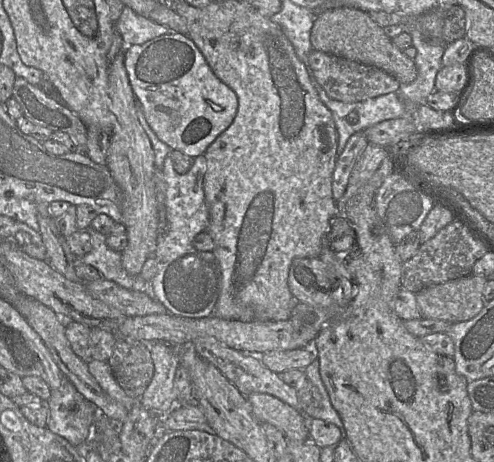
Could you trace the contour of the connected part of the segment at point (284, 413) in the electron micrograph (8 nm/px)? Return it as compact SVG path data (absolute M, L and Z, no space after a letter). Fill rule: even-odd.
M252 393L246 398L254 416L261 424L272 424L283 432L285 439L304 442L309 438L305 419L290 405L265 393Z

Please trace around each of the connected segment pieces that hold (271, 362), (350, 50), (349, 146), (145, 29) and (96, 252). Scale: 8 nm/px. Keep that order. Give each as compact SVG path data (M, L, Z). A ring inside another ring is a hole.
M314 341L303 349L272 350L262 355L262 363L275 373L282 373L291 369L304 369L317 358L314 351Z
M340 7L320 13L315 18L310 40L313 50L377 67L393 76L401 85L409 84L417 77L414 59L404 55L383 28L373 21L367 12L360 9Z
M363 131L354 133L347 141L344 150L336 161L332 176L332 194L338 201L344 194L352 169L368 145Z
M128 6L123 7L115 28L123 39L123 51L132 45L141 45L153 38L170 34L173 31L167 26L158 24L136 13Z
M91 226L85 231L91 236L92 249L88 254L75 258L75 265L78 262L91 265L101 273L102 278L113 281L123 288L143 292L155 298L152 282L145 280L140 274L130 275L125 270L122 265L122 252L112 250L107 246L106 235Z

